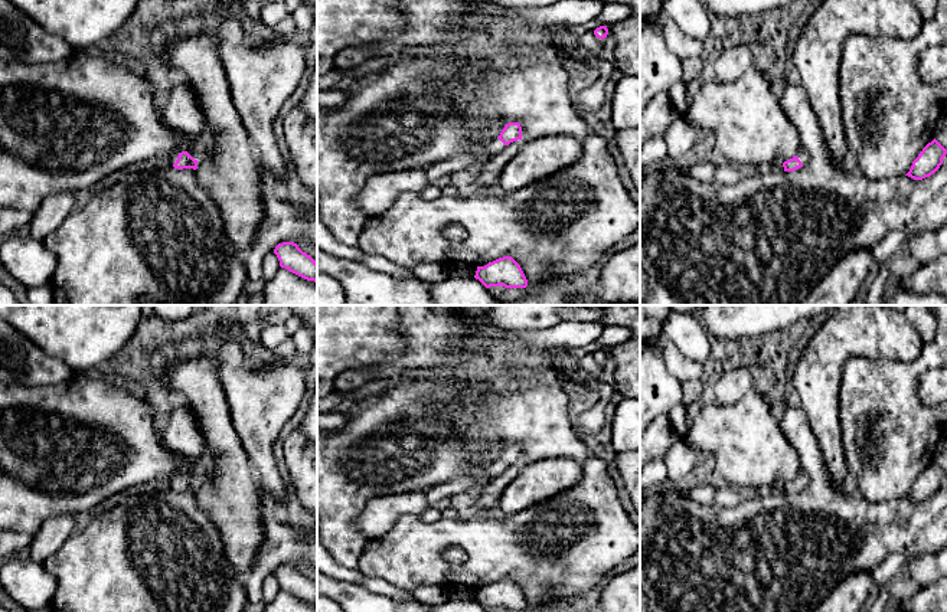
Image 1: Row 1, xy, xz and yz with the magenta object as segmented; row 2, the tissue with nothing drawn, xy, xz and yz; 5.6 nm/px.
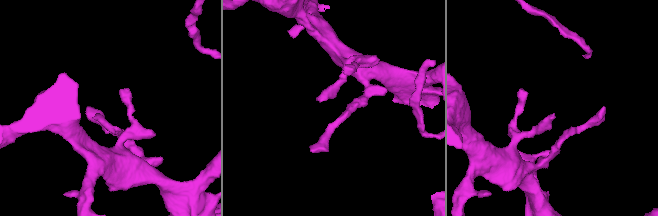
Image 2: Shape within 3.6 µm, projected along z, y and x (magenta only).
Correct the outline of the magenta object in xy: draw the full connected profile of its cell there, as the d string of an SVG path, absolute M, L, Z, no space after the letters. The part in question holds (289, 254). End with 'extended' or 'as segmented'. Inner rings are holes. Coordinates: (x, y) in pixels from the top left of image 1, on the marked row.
M294 242L278 243L274 249L280 261L280 266L307 279L317 281L317 262L303 252Z; as segmented

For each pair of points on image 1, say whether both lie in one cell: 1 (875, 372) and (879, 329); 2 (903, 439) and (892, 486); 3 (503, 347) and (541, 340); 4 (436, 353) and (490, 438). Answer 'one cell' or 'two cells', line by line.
1: two cells
2: one cell
3: one cell
4: two cells

